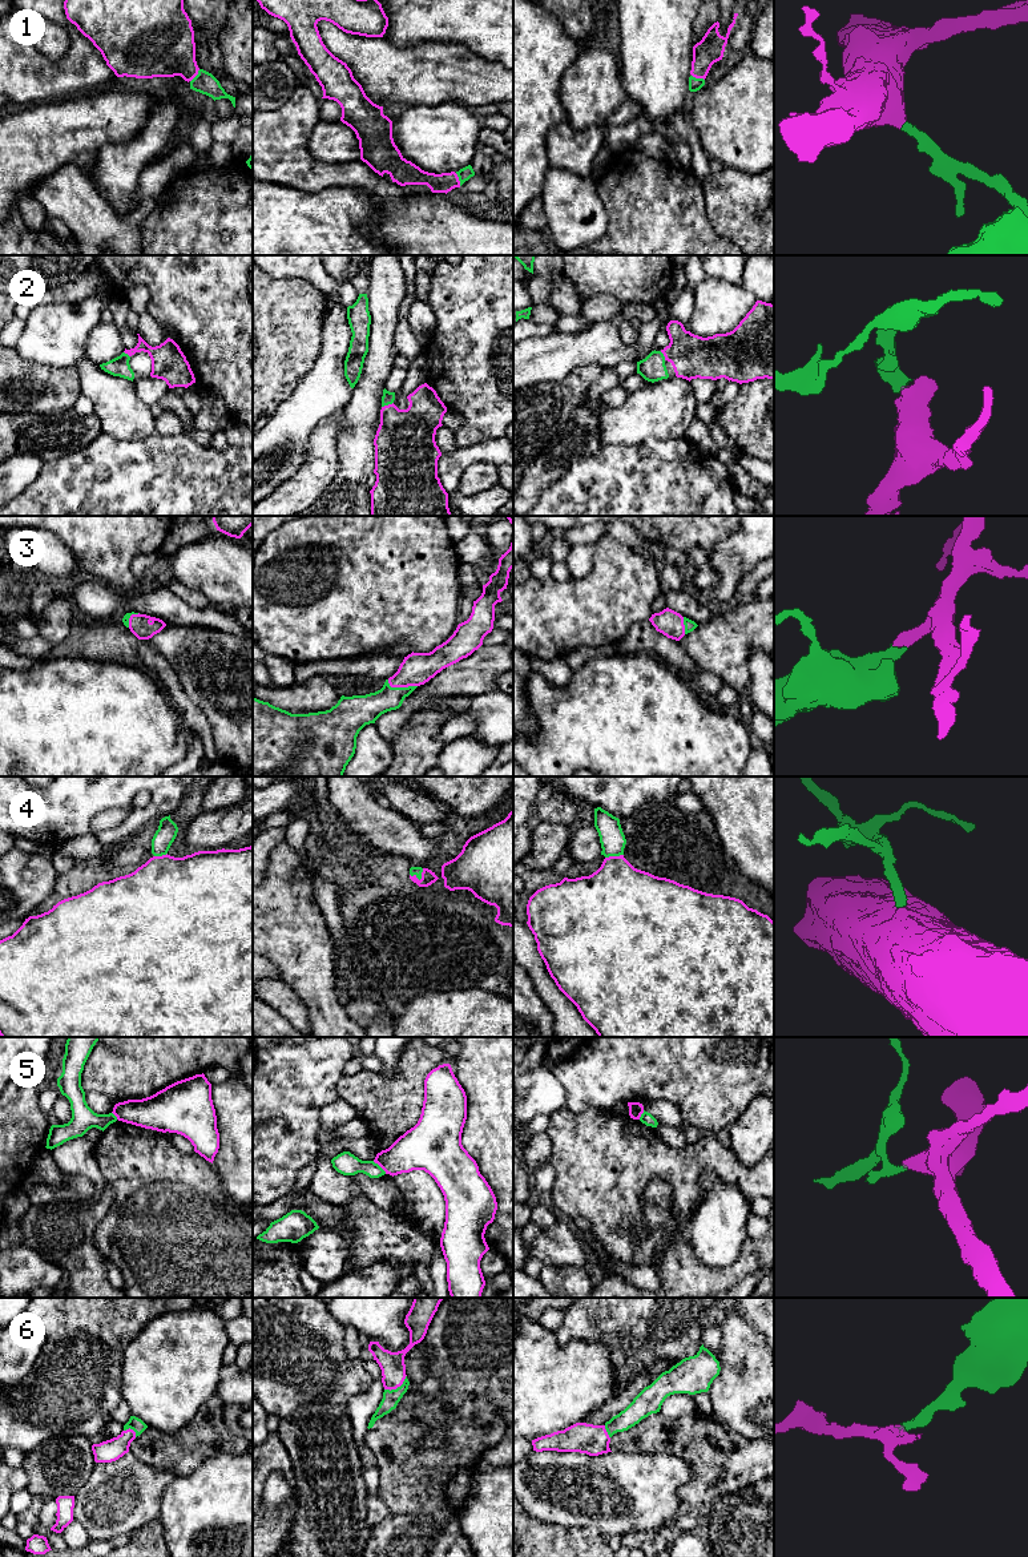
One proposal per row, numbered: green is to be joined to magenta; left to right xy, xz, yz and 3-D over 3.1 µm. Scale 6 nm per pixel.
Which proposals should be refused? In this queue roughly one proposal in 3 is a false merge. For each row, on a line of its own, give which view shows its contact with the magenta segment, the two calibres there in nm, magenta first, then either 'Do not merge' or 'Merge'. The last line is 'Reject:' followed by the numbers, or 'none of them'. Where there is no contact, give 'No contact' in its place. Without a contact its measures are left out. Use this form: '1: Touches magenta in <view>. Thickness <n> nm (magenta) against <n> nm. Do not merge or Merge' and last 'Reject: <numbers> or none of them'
1: Touches magenta in xz. Thickness 120 nm (magenta) against 80 nm. Merge
2: Touches magenta in xz. Thickness 360 nm (magenta) against 70 nm. Merge
3: Touches magenta in xz. Thickness 200 nm (magenta) against 180 nm. Merge
4: Touches magenta in xz. Thickness 80 nm (magenta) against 50 nm. Merge
5: Touches magenta in xz. Thickness 240 nm (magenta) against 140 nm. Do not merge
6: Touches magenta in xz. Thickness 150 nm (magenta) against 100 nm. Merge
Reject: 5

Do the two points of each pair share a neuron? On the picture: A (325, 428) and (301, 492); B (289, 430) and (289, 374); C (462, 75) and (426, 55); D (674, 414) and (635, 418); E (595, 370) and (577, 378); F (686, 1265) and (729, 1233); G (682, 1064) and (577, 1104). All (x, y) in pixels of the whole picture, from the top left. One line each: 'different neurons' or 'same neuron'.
A: same neuron
B: different neurons
C: same neuron
D: same neuron
E: same neuron
F: different neurons
G: same neuron

